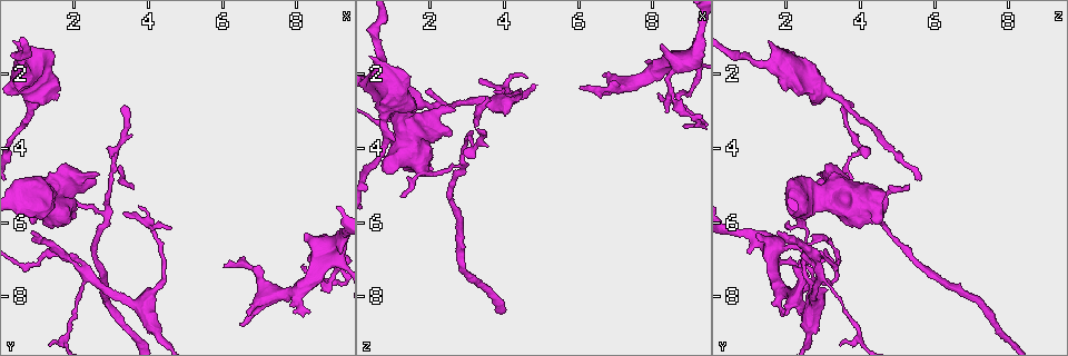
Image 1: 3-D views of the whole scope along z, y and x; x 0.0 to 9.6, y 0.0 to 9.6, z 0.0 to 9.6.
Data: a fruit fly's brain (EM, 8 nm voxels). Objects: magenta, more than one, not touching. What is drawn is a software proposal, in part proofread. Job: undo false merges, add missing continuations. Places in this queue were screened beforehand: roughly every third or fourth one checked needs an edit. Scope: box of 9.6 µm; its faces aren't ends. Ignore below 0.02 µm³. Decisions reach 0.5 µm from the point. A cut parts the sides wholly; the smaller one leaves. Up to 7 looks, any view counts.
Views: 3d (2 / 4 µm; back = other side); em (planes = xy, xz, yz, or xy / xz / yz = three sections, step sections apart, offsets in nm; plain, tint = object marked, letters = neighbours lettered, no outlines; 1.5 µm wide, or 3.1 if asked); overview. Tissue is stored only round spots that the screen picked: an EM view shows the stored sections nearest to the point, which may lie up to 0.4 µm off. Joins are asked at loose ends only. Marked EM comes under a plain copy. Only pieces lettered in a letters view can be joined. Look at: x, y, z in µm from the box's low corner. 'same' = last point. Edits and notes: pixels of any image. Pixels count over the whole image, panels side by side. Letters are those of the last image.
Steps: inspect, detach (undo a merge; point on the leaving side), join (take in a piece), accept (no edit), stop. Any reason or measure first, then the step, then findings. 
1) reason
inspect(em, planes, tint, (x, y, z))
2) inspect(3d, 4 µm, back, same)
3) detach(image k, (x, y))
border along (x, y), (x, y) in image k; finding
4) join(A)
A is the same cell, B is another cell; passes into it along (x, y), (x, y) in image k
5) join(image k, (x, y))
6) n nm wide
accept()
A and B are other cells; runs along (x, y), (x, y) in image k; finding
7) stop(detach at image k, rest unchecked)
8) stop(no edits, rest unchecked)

arms part here
inspect(em, xz, step 4, tint, (2.75, 5.70, 4.45))

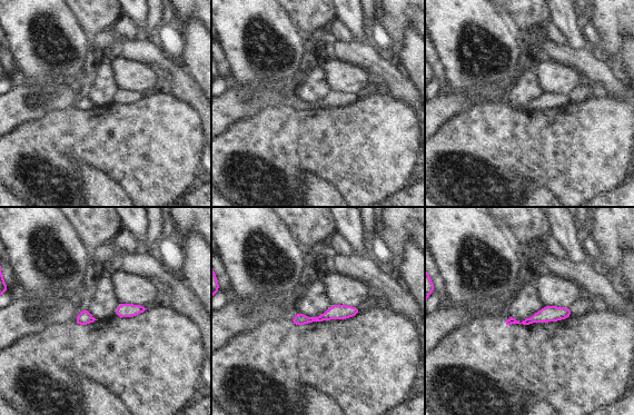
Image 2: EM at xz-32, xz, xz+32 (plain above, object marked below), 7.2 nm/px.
inspect(em, xy, step 8, letters, same)

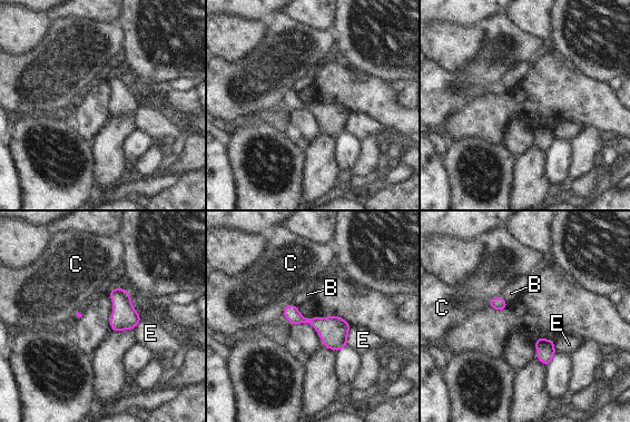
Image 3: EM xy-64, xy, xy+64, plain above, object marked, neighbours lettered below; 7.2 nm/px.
E touches over 150 nm
accept()
B, C and E are other cells; one neuron here

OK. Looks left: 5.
stops while still wide
inspect(3d, 4 µm, (1.35, 2.75, 2.95))

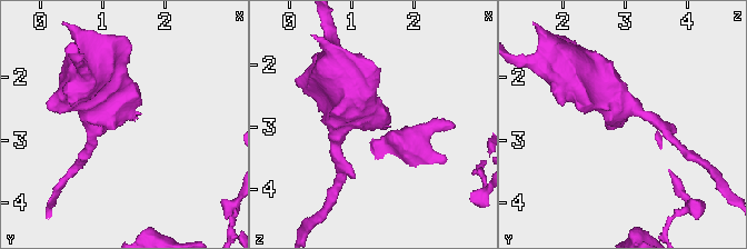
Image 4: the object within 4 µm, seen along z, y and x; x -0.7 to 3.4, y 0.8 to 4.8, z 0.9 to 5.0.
inspect(em, planes, letters, (1.30, 2.80, 2.95))

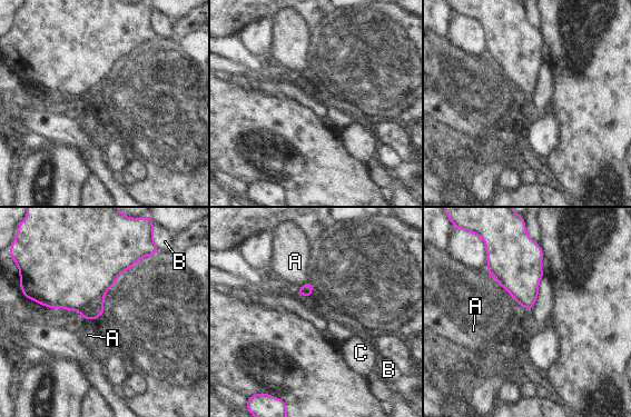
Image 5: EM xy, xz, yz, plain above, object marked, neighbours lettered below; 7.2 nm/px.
A touches over 130 nm
accept()
A, B and C are other cells; none of them fits

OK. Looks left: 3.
thin neck
inspect(em, planes, letters, (8.65, 6.55, 2.70))

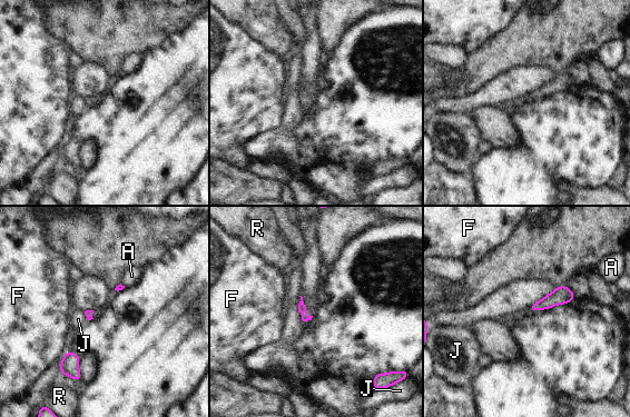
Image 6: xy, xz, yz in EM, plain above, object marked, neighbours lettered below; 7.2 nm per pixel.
F touches over 100 nm
accept()
A, F, J and R are other cells; border along (297, 306), (299, 313) in image 6; one neuron here

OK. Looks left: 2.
stop(no edits, rest unchecked)

